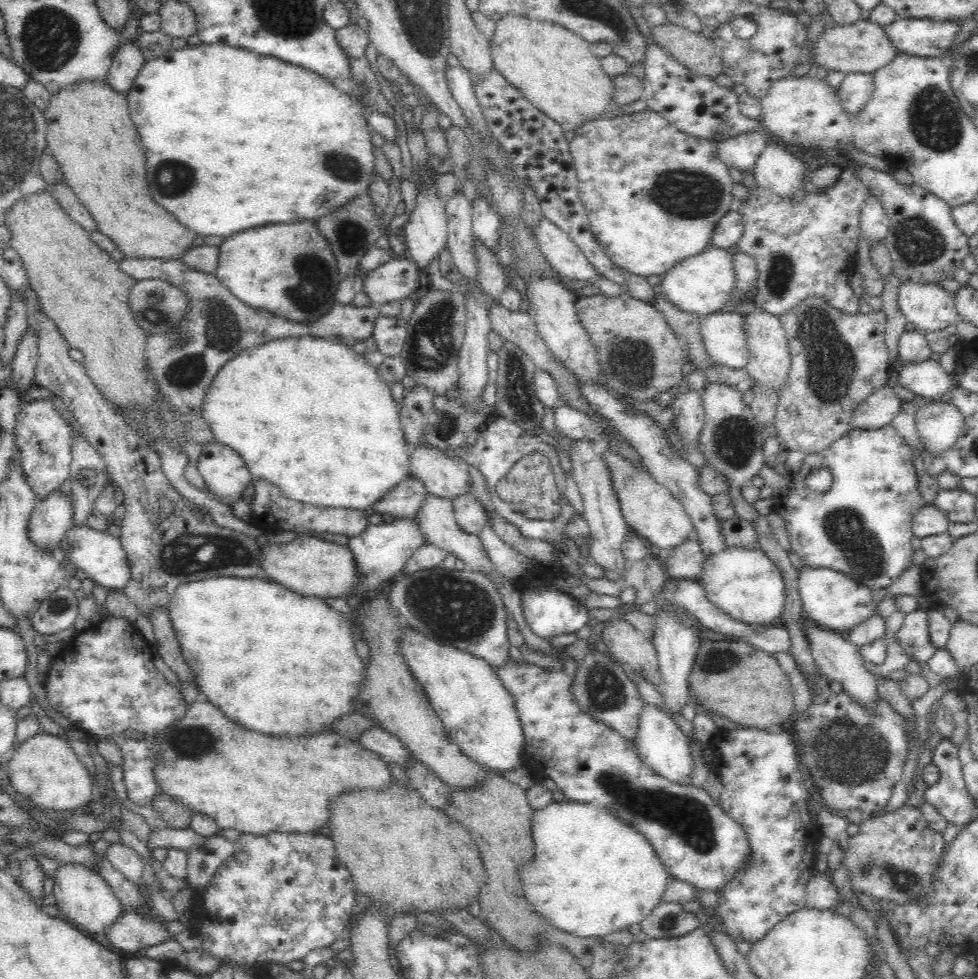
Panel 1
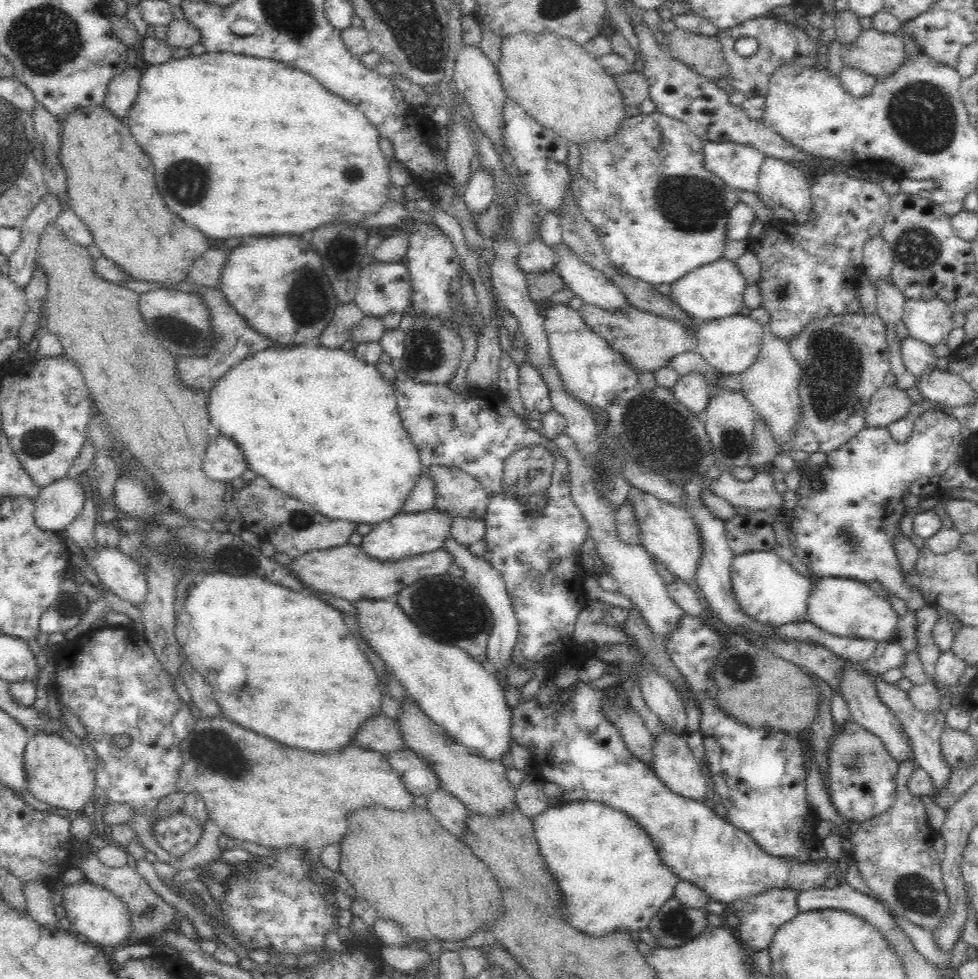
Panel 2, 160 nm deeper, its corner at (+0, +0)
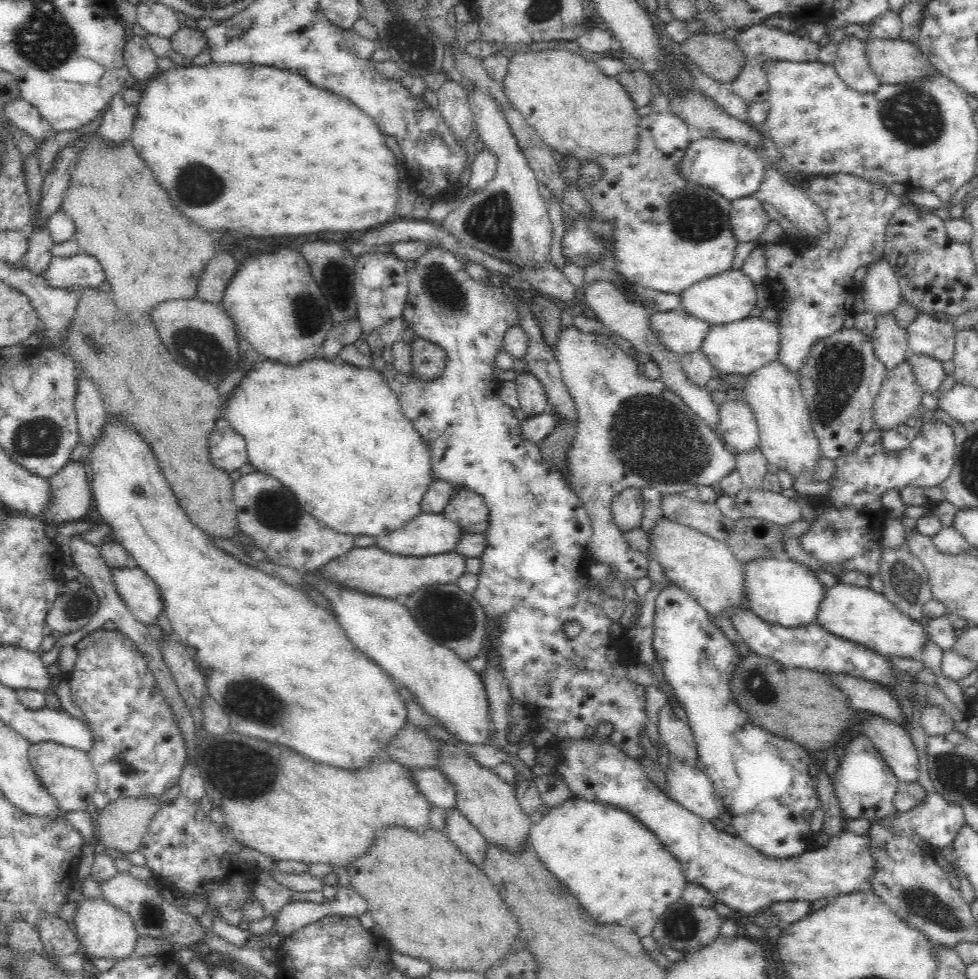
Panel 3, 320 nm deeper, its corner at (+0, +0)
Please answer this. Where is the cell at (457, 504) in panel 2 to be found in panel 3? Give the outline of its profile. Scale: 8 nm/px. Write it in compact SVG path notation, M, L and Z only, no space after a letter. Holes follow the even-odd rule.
M454 488L455 493L443 510L443 515L454 521L466 533L484 533L489 525L489 508L480 495Z

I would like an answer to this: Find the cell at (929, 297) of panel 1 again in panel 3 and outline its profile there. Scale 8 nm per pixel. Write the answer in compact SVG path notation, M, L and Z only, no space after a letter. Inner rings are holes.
M921 313L907 328L910 352L926 355L938 361L953 360L955 328L952 322L936 320L934 315Z

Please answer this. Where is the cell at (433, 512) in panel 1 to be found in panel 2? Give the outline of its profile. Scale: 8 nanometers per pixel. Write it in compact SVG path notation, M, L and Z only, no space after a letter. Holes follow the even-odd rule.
M450 536L445 540L443 549L448 551L454 559L456 565L463 569L463 576L465 579L476 588L478 595L482 597L484 605L490 609L490 617L492 617L492 630L488 634L488 640L486 640L486 660L482 662L484 664L490 664L494 669L494 675L499 683L499 688L503 689L503 692L507 690L508 686L508 667L511 662L511 654L515 648L516 638L518 636L518 621L514 616L512 608L512 602L508 596L508 591L504 586L504 580L502 576L496 573L496 569L490 565L490 562L484 560L484 557L474 555L469 547L458 545L458 541Z

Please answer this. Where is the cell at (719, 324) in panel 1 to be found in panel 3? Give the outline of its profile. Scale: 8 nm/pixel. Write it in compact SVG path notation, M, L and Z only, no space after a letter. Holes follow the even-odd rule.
M746 317L724 326L710 328L708 336L701 346L706 358L712 363L714 370L726 374L749 375L779 358L780 327L776 322L760 317Z

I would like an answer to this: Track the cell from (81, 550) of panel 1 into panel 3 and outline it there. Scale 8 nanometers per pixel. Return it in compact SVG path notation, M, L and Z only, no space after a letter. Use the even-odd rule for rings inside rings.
M138 566L113 568L111 571L118 594L136 620L146 626L155 624L158 616L164 613L156 582Z

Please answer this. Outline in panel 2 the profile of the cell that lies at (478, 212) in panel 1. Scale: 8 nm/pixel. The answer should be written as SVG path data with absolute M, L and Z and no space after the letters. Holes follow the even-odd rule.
M481 166L478 170L471 172L470 178L466 180L466 189L463 195L470 213L481 214L492 203L495 198L495 182L493 174Z

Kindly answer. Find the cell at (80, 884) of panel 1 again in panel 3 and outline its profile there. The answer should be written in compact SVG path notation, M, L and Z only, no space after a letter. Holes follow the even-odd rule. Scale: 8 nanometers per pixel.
M83 897L77 905L78 910L71 924L86 957L94 958L95 961L110 958L115 962L120 962L134 956L140 936L128 913L114 907L104 898L86 899Z

